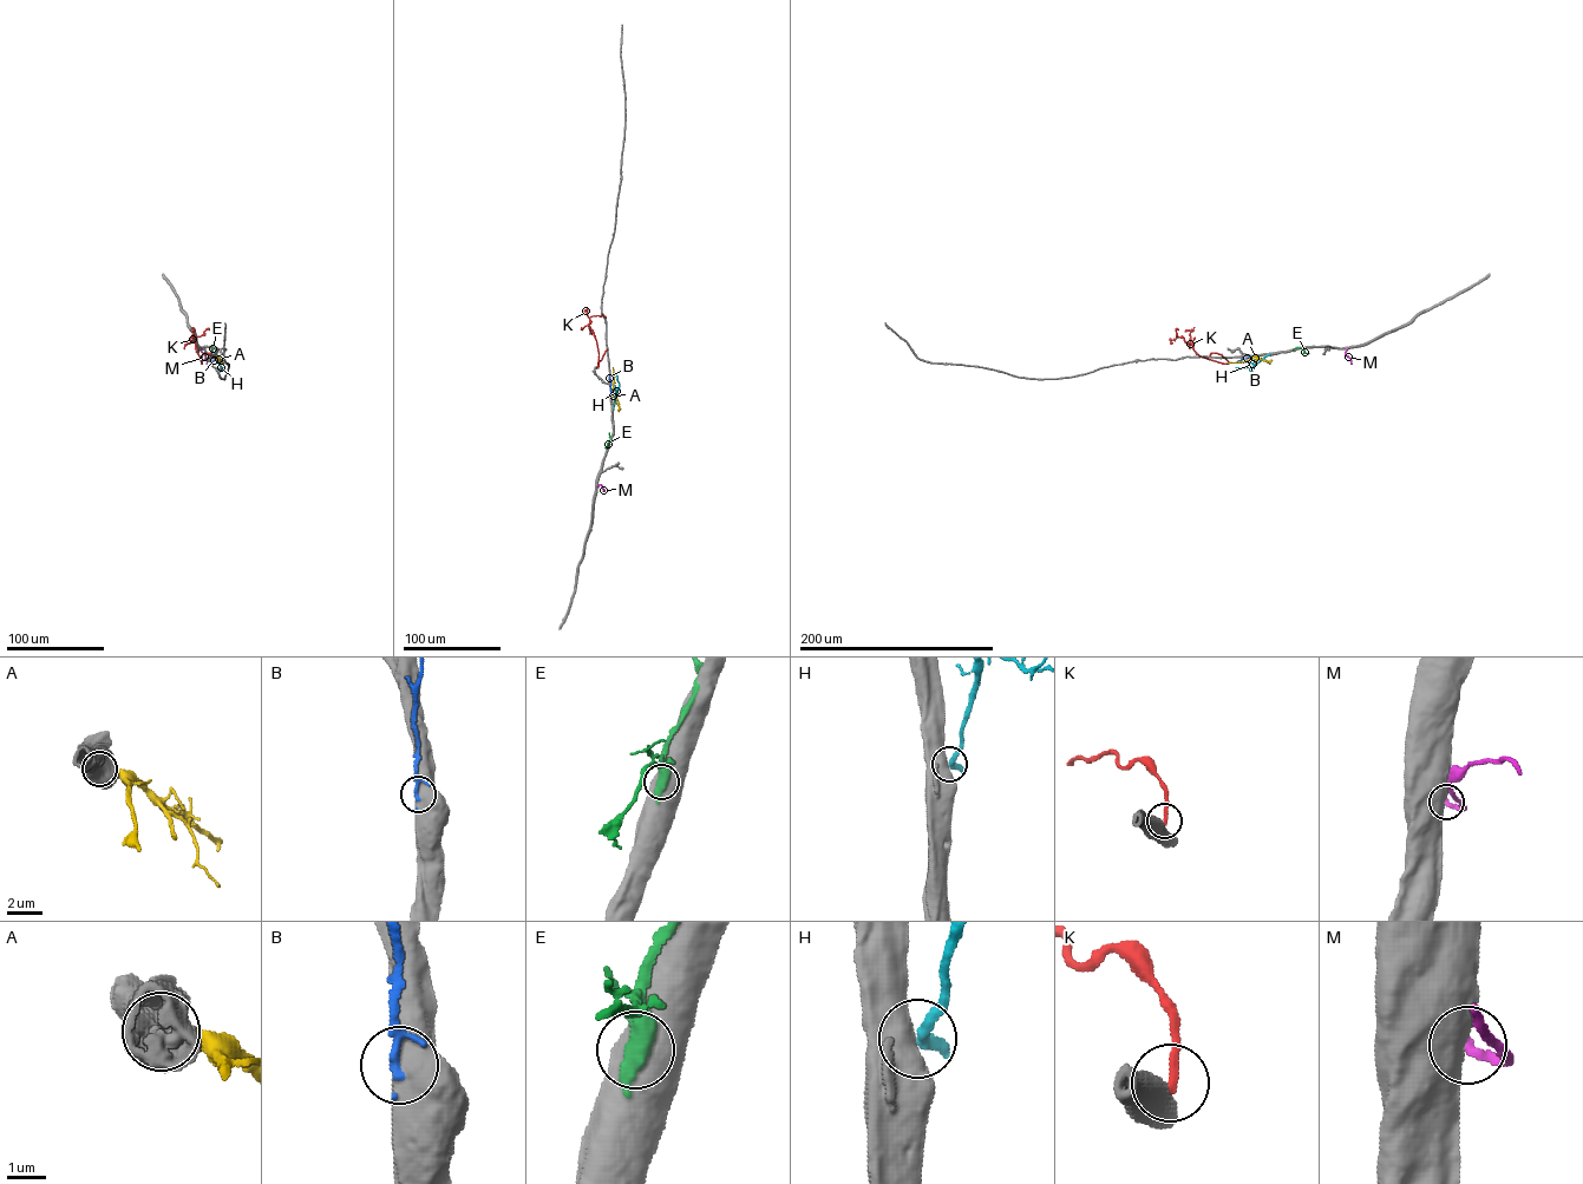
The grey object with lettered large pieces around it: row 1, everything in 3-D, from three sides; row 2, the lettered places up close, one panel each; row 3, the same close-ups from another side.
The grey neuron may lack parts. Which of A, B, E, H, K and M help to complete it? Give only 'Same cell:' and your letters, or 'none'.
Same cell: none

